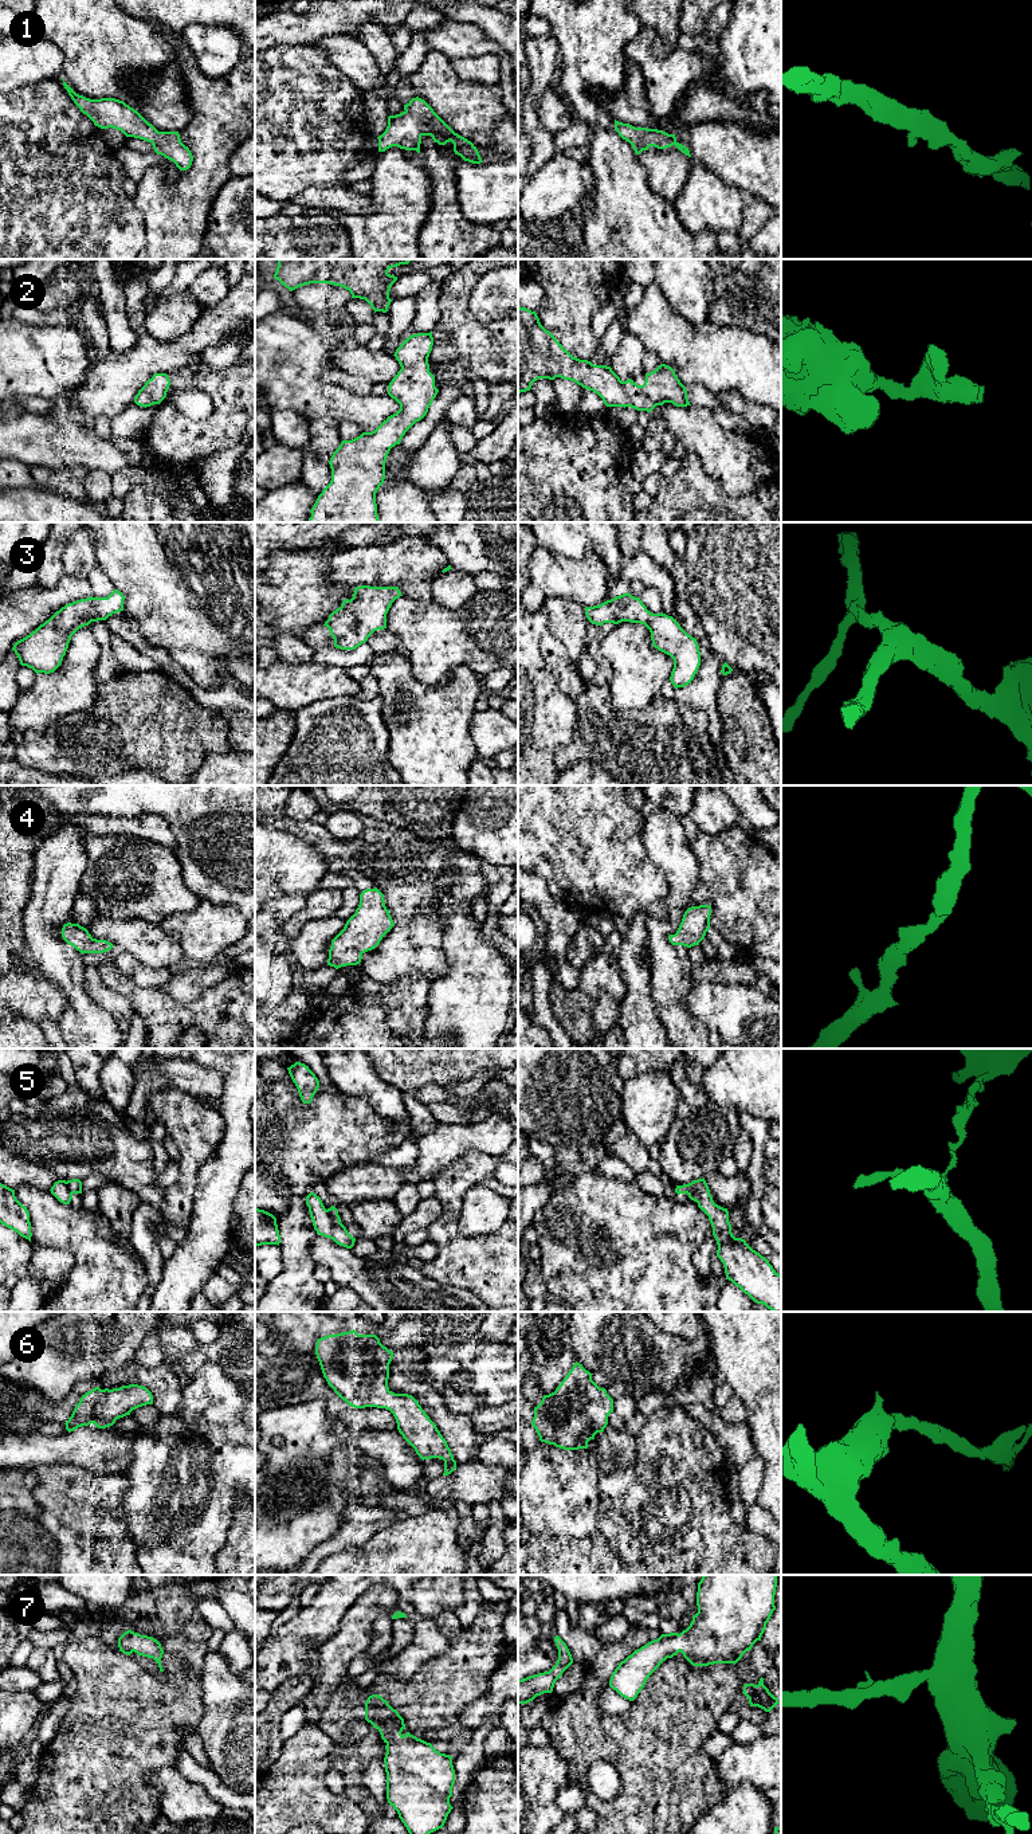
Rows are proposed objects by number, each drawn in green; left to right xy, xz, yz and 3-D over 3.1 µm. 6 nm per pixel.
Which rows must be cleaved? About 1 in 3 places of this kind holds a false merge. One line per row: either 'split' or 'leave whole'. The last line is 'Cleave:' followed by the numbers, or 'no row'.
1: leave whole
2: leave whole
3: leave whole
4: leave whole
5: split
6: leave whole
7: leave whole
Cleave: 5

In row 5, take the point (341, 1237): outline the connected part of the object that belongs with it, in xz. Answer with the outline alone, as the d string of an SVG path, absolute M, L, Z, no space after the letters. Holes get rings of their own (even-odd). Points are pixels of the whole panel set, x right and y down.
M331 1206L330 1208L327 1208L327 1212L330 1214L334 1223L333 1241L340 1246L352 1249L354 1246L356 1238L353 1238L348 1233L346 1227L341 1223L338 1210L334 1206Z

